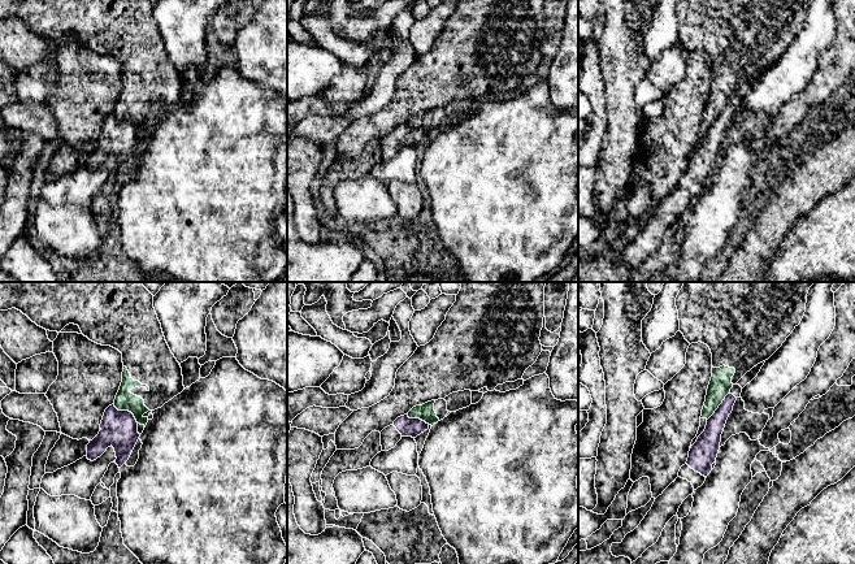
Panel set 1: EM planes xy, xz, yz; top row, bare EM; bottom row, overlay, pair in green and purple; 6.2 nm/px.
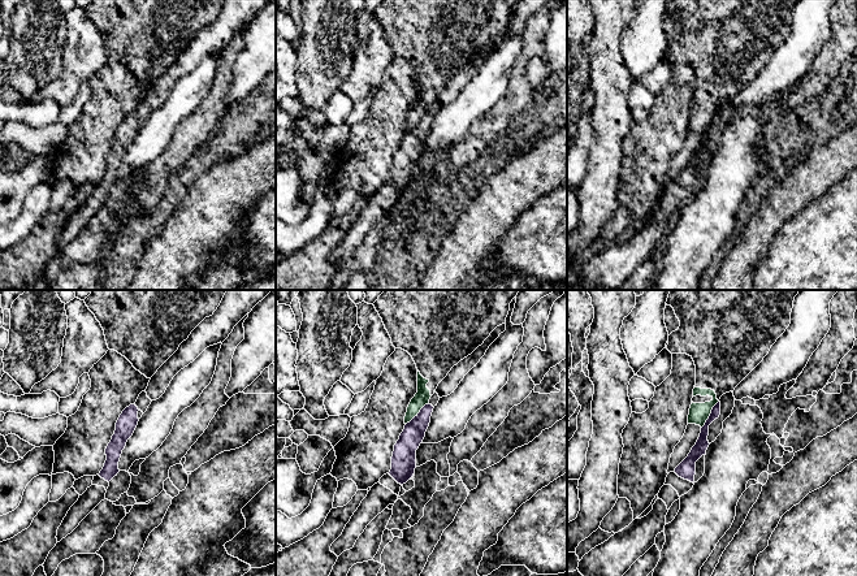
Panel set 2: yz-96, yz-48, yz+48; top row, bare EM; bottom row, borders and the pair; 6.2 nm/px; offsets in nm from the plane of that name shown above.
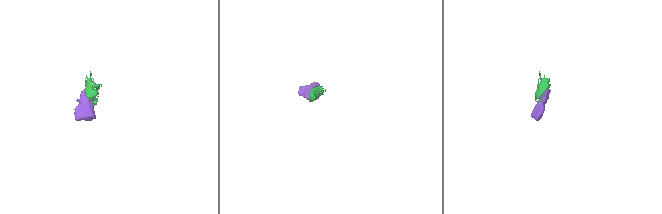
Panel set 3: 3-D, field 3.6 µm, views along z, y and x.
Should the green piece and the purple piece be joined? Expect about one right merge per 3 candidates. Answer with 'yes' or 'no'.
no

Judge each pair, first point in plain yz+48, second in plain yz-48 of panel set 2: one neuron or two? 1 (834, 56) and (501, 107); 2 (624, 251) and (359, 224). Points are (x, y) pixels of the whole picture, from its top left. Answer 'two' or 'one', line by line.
1: one
2: one

